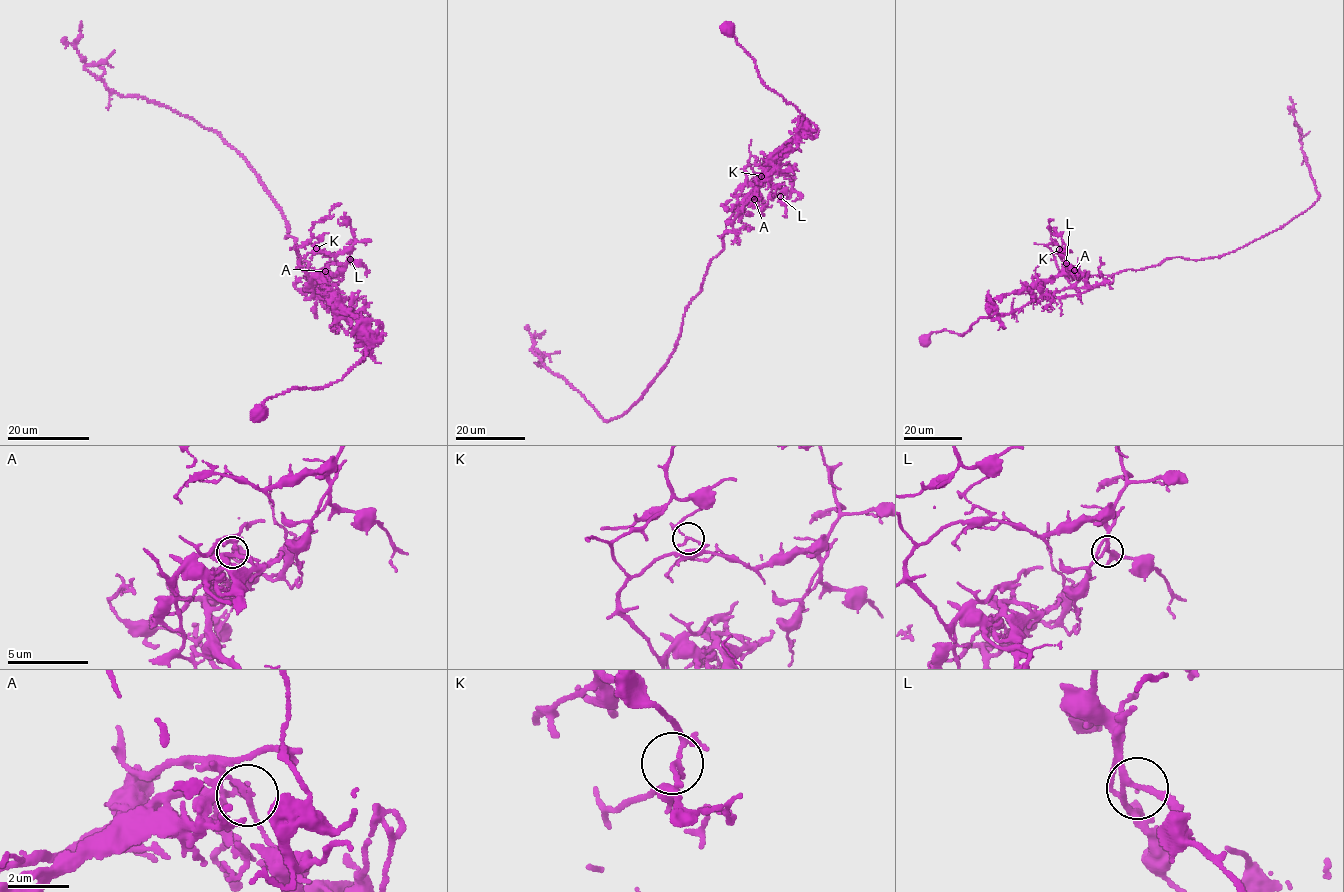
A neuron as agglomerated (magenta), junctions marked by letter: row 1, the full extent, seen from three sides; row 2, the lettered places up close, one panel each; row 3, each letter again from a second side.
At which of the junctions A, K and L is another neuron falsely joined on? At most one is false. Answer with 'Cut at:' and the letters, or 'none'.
Cut at: A

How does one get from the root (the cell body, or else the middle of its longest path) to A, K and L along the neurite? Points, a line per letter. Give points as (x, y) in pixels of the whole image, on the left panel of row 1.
A: (261, 413), (264, 402), (278, 394), (338, 382), (367, 351), (360, 316), (345, 312), (332, 295), (326, 272)
K: (261, 413), (278, 394), (338, 382), (367, 351), (360, 316), (345, 312), (299, 265), (316, 248)
L: (261, 413), (278, 394), (338, 382), (367, 351), (351, 320), (319, 289), (333, 277), (342, 280), (350, 259)

